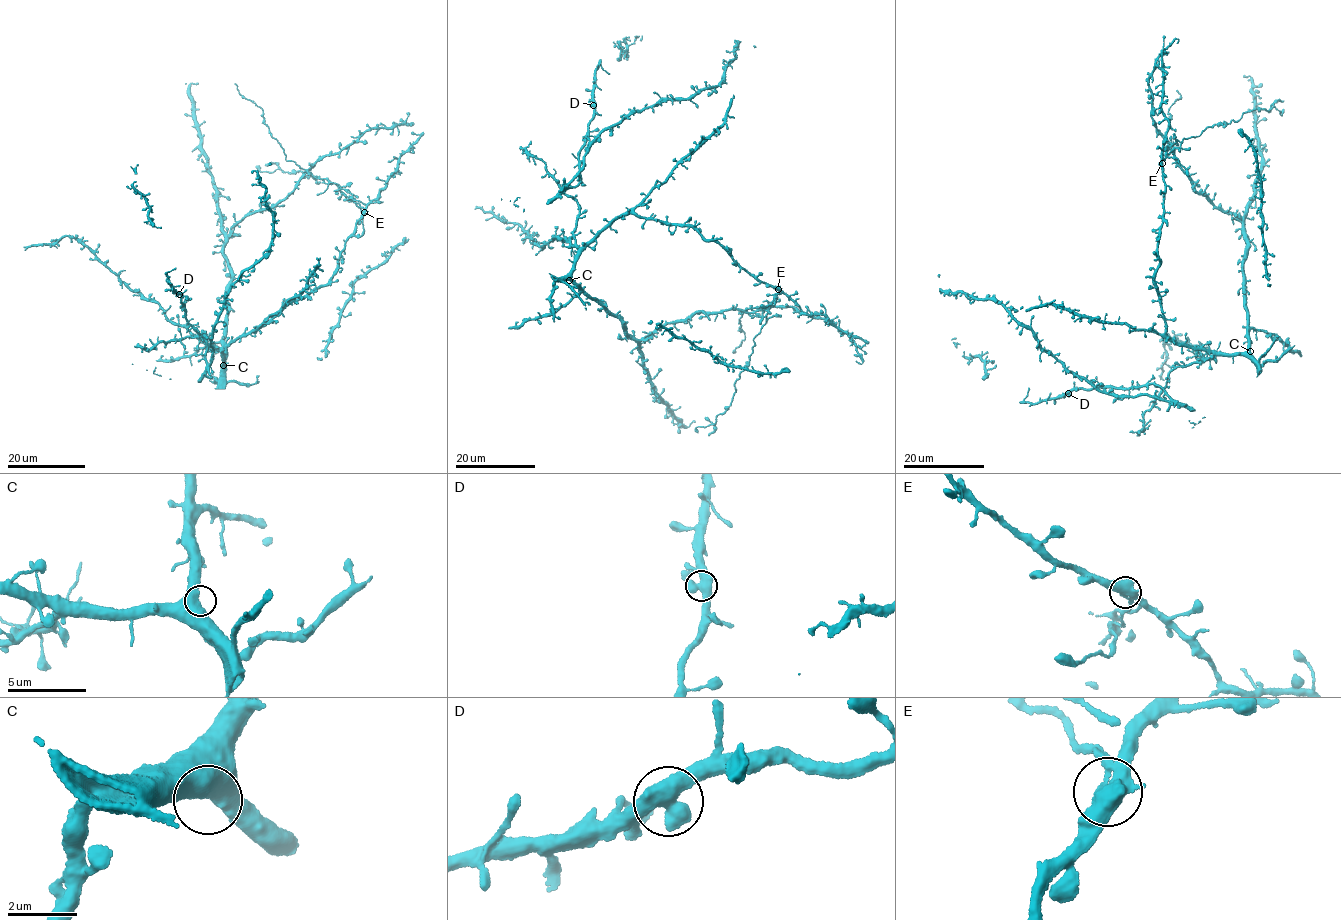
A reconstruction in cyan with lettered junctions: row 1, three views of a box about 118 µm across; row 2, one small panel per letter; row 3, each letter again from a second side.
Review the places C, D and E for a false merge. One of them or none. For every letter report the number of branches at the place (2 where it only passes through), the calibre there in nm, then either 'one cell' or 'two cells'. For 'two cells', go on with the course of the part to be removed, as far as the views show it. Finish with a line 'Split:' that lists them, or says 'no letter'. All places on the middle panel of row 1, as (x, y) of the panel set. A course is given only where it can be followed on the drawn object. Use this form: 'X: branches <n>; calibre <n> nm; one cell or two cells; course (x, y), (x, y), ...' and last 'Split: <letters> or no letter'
C: branches 2; calibre 550 nm; one cell
D: branches 2; calibre 600 nm; one cell
E: branches 2; calibre 600 nm; two cells; course (778, 289), (760, 316), (746, 308), (738, 313), (745, 333), (734, 351)
Split: E

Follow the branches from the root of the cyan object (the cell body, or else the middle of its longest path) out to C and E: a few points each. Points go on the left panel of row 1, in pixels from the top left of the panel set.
C: (247, 333), (227, 345), (223, 365)
E: (247, 333), (263, 326), (286, 306), (325, 285), (337, 267), (344, 241), (353, 234), (356, 221), (364, 212)

